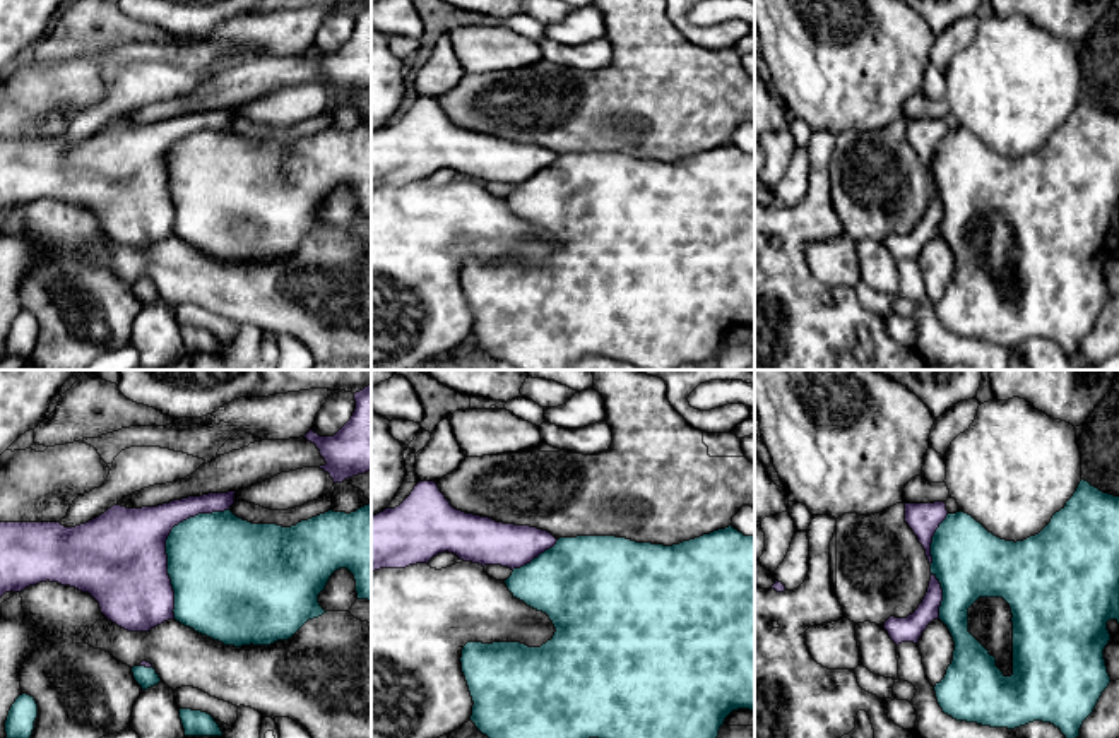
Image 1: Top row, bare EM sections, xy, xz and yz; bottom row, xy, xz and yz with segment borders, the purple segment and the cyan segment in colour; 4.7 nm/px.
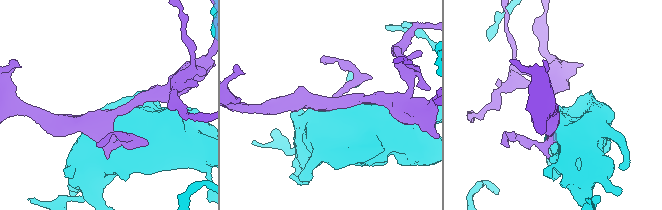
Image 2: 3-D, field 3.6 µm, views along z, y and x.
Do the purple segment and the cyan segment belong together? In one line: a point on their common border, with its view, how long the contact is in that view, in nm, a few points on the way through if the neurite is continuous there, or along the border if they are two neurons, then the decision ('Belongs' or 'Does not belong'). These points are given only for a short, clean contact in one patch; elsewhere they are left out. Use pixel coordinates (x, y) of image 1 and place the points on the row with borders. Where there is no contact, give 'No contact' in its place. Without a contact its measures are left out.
Touches purple at xy (165, 545). Shared border 600 nm. Belongs

